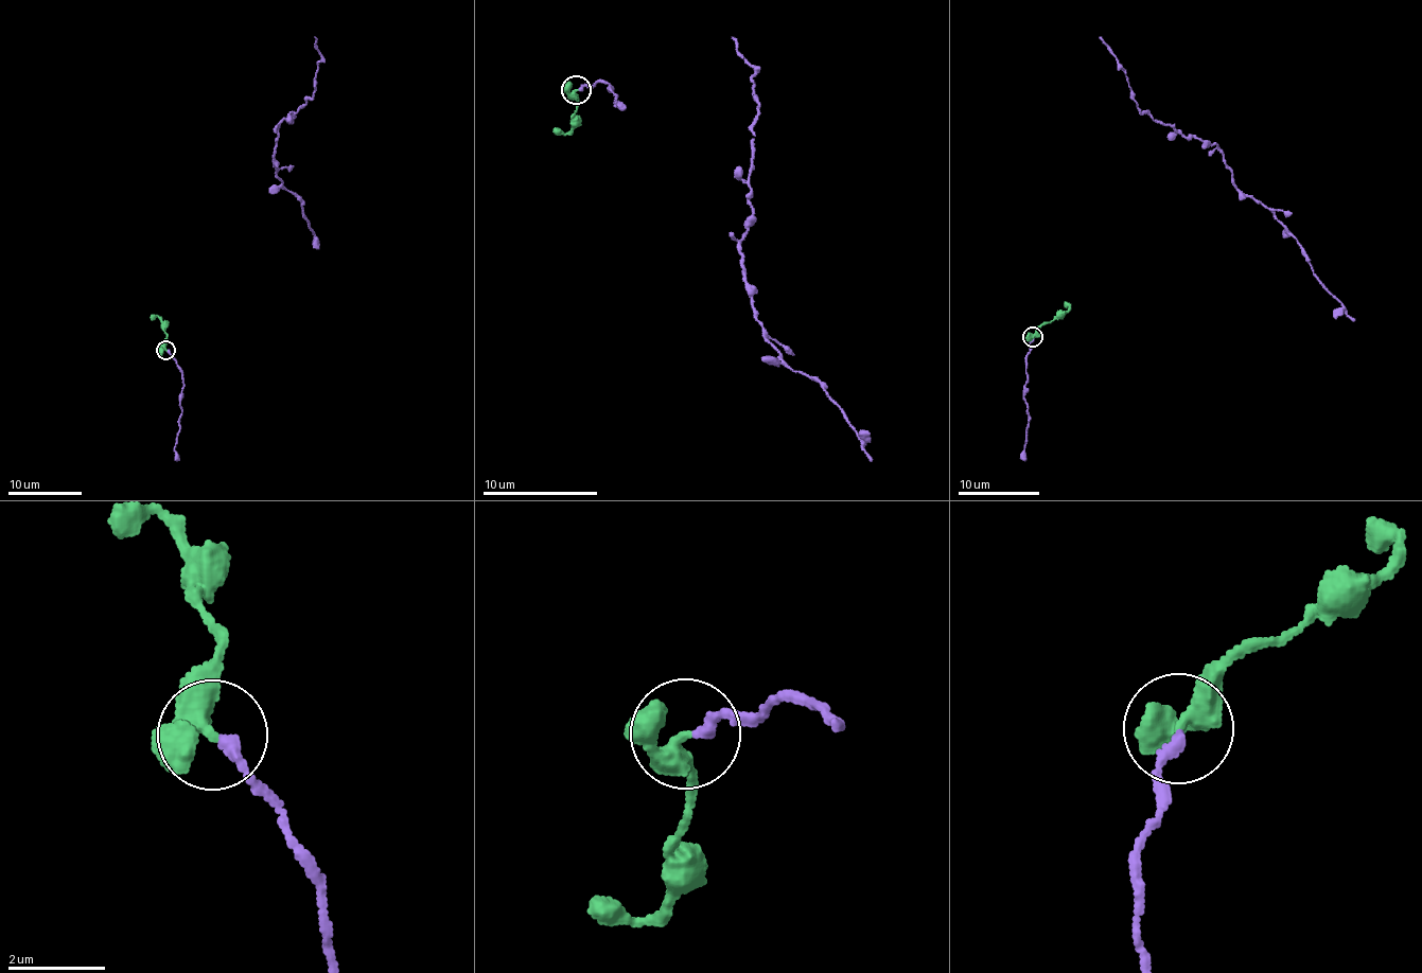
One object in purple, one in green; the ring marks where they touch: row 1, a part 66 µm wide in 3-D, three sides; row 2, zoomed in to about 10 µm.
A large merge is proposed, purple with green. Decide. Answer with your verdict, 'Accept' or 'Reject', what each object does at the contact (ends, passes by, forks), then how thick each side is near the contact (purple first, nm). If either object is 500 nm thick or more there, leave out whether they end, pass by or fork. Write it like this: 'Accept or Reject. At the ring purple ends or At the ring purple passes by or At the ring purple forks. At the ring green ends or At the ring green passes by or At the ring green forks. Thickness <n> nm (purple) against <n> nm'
Accept. At the ring purple ends. At the ring green passes by. Thickness 220 nm (purple) against 340 nm

